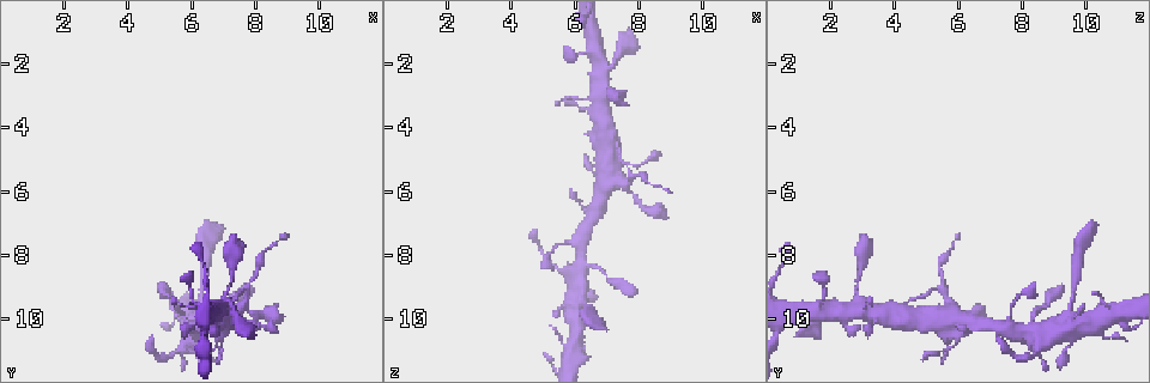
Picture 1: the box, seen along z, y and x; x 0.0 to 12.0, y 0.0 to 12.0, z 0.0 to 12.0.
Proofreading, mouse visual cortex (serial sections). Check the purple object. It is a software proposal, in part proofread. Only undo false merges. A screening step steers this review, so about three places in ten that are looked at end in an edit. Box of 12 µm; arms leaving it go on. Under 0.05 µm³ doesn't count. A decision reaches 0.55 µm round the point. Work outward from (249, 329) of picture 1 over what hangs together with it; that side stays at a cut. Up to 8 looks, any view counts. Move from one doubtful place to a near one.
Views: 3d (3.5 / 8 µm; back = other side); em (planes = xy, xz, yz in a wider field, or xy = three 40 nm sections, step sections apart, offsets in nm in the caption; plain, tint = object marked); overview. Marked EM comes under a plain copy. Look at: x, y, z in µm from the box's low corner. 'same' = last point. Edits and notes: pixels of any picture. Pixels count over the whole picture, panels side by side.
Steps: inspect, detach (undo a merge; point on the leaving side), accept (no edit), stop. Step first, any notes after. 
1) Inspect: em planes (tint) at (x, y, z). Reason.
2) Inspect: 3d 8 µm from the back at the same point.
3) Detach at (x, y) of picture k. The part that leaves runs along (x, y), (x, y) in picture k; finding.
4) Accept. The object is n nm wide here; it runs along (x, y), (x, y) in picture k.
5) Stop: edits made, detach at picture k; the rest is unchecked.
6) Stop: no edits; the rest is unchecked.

Inspect: 3d 3.5 µm at (7.0, 9.6, 2.3). Four or more arms meet.

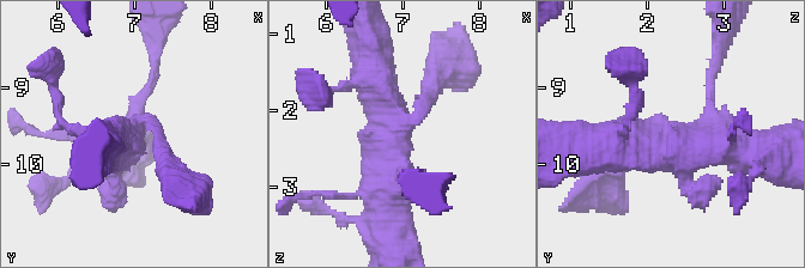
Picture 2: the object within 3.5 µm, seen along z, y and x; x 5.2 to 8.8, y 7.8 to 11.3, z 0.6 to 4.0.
Inspect: em planes (tint) at (7.00, 9.55, 2.20). 4 arms meet here; the arms are 250, 300, 450, 450 nm wide; now the EM.

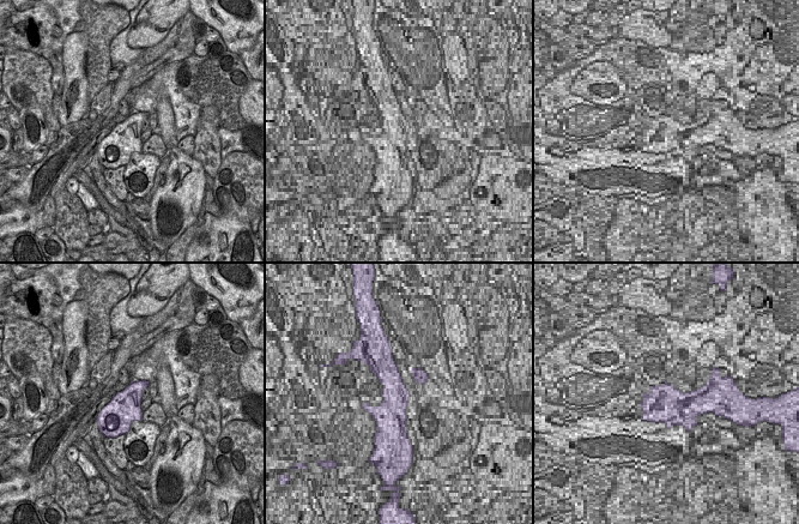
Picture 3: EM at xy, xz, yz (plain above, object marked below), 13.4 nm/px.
Accept. It runs along (434, 81), (386, 142), (382, 198) in picture 2; all the same cell.

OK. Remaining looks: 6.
Inspect: 3d 3.5 µm at (7.4, 9.8, 5.7).

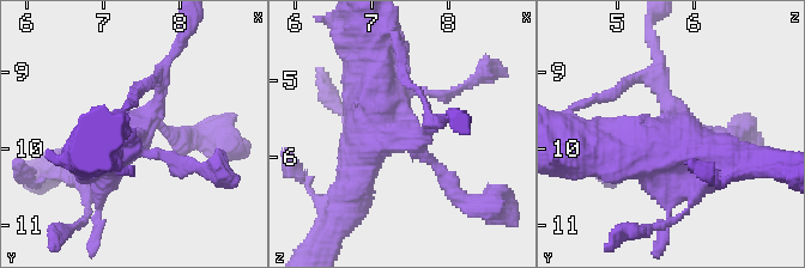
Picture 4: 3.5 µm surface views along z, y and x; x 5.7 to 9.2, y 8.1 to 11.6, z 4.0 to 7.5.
Inspect: em xy step 5 (tint) at (7.35, 9.80, 5.70). Shape alone is not enough.

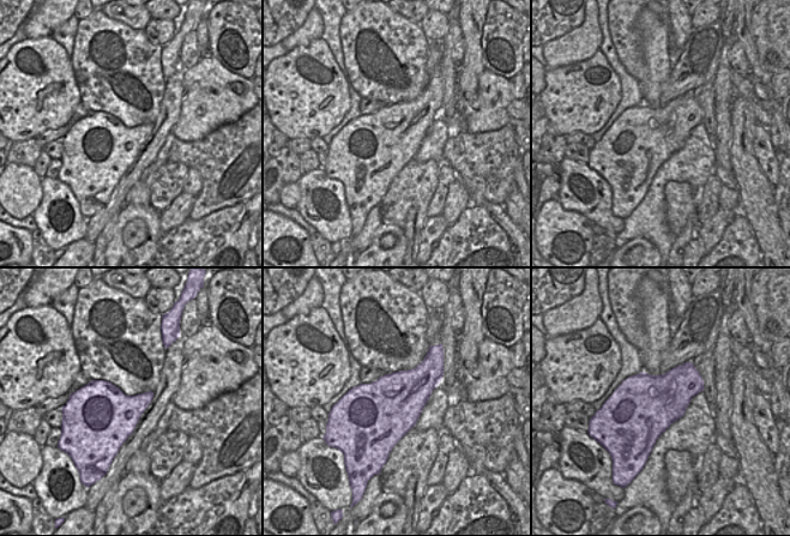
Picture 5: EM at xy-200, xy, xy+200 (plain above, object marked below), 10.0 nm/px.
Detach at (661, 75) of picture 4. A second cell is stuck on.

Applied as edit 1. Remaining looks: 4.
Inspect: 3d 3.5 µm at (6.4, 10.0, 8.3). Branch point.

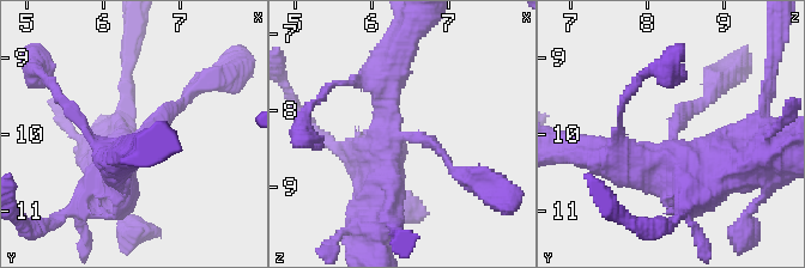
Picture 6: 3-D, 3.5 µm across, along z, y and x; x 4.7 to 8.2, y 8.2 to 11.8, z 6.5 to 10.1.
Inspect: em xy step 3 (tint) at (6.40, 10.10, 8.35).

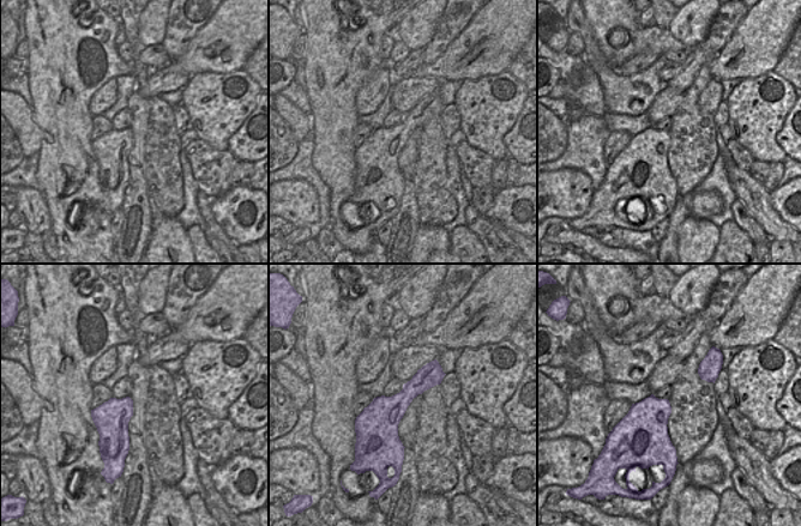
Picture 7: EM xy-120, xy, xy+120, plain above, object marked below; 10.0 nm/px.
Accept. It runs along (392, 78), (385, 85), (373, 231) in picture 6; continuous, no second cell.

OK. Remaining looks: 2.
Stop: edits made, detach at picture 4; the rest is unchecked.

